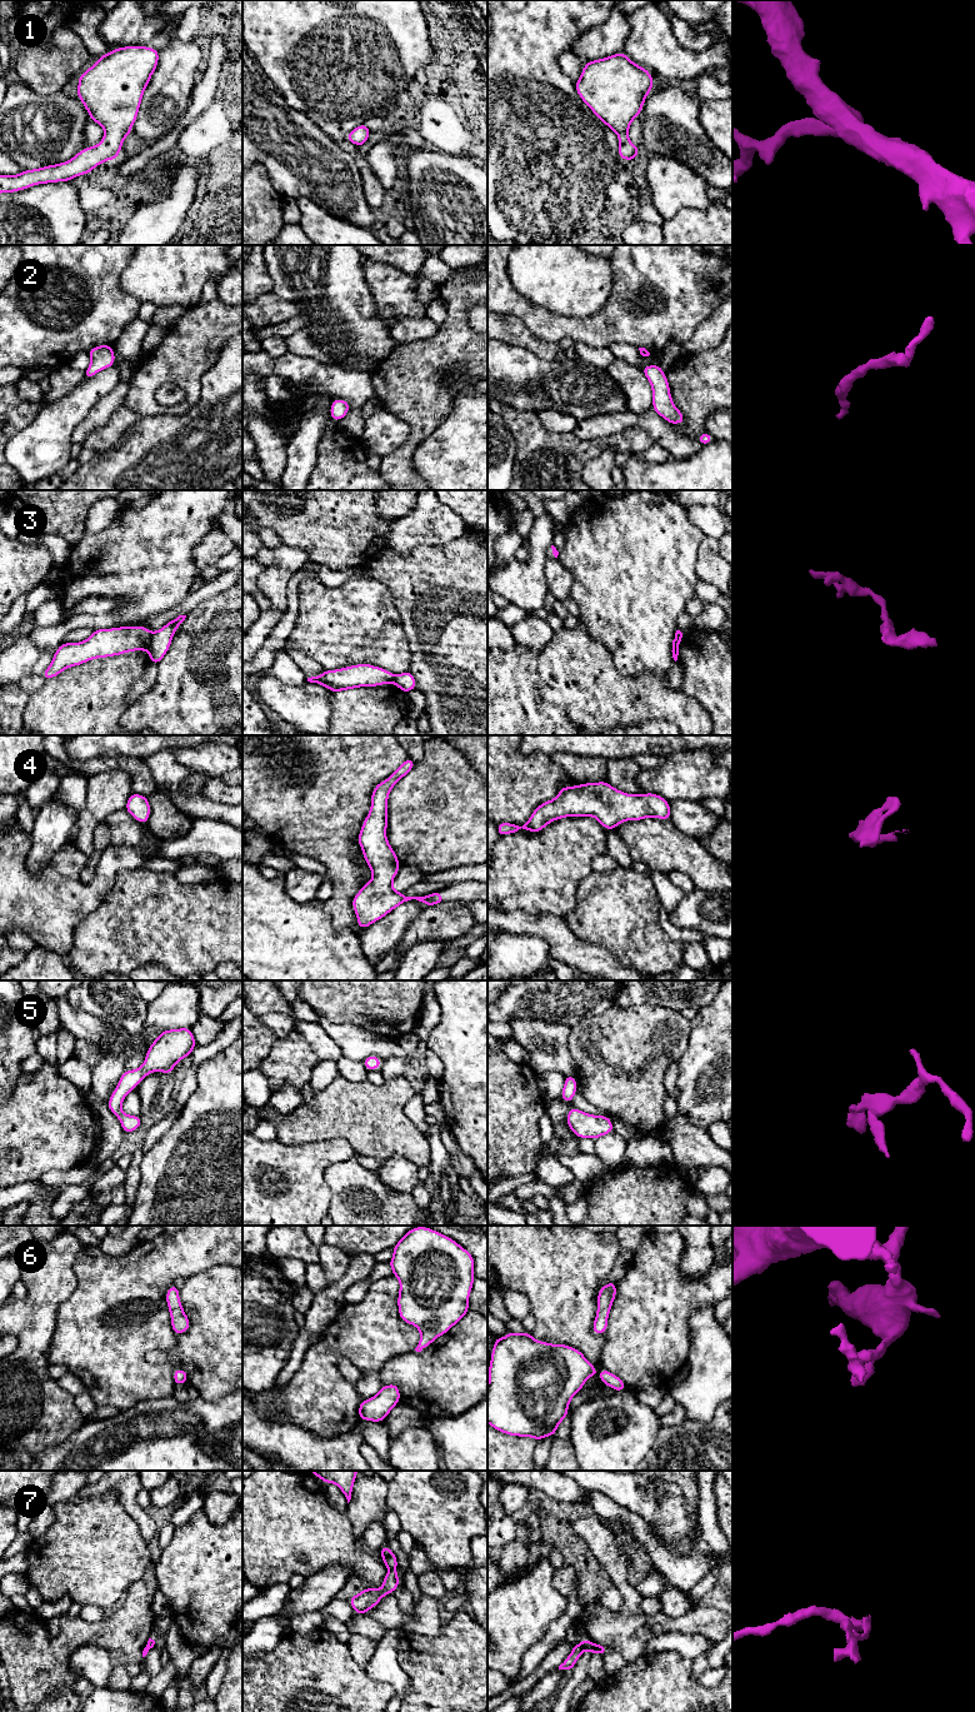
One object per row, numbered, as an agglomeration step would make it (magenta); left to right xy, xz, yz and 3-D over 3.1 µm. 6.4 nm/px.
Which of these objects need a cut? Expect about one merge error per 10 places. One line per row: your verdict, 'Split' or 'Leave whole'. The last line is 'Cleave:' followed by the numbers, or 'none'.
1: Leave whole
2: Leave whole
3: Split
4: Leave whole
5: Leave whole
6: Leave whole
7: Split
Cleave: 3, 7

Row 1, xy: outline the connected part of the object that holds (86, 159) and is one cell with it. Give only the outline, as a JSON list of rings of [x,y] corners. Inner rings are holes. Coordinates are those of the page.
[[[148,46],[118,48],[102,56],[79,78],[78,98],[82,101],[92,121],[104,128],[104,139],[95,146],[81,149],[69,161],[39,169],[25,170],[15,176],[0,175],[0,194],[20,191],[38,184],[70,181],[71,179],[90,174],[90,171],[106,159],[114,161],[119,155],[124,139],[130,135],[136,120],[142,94],[149,85],[159,61],[159,50]]]

